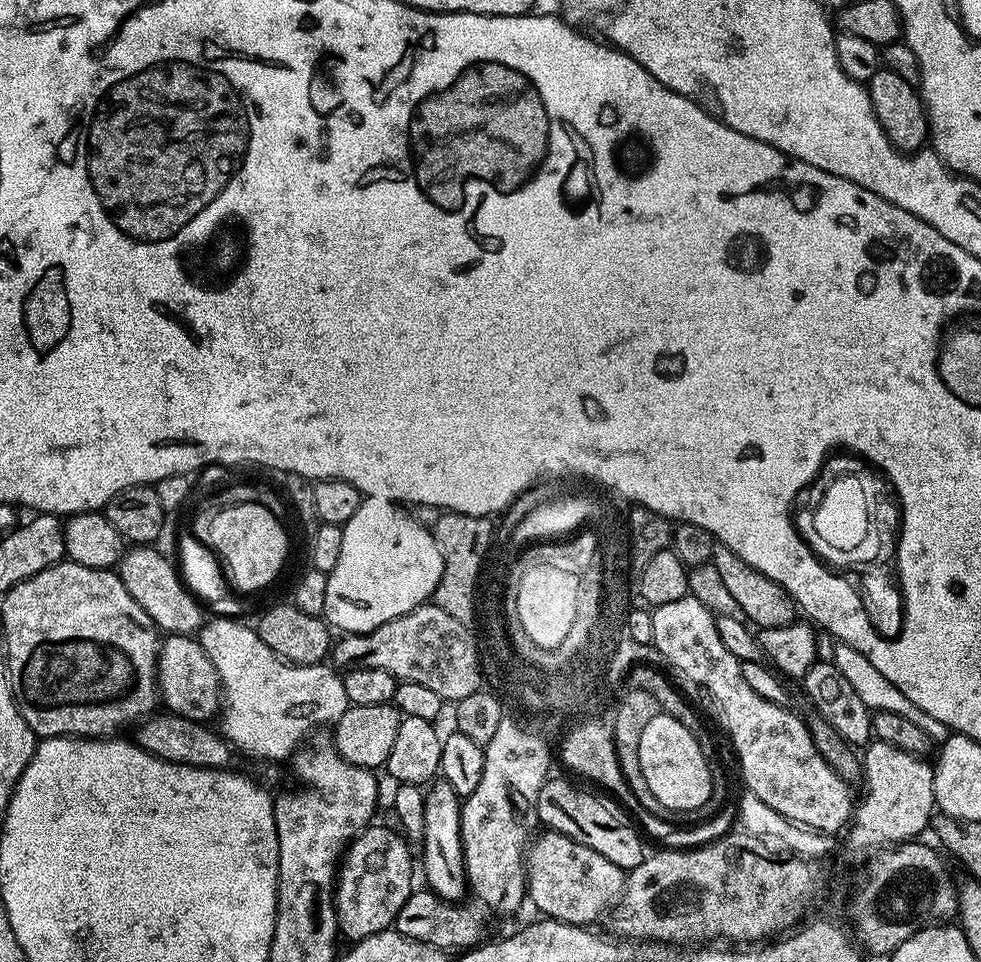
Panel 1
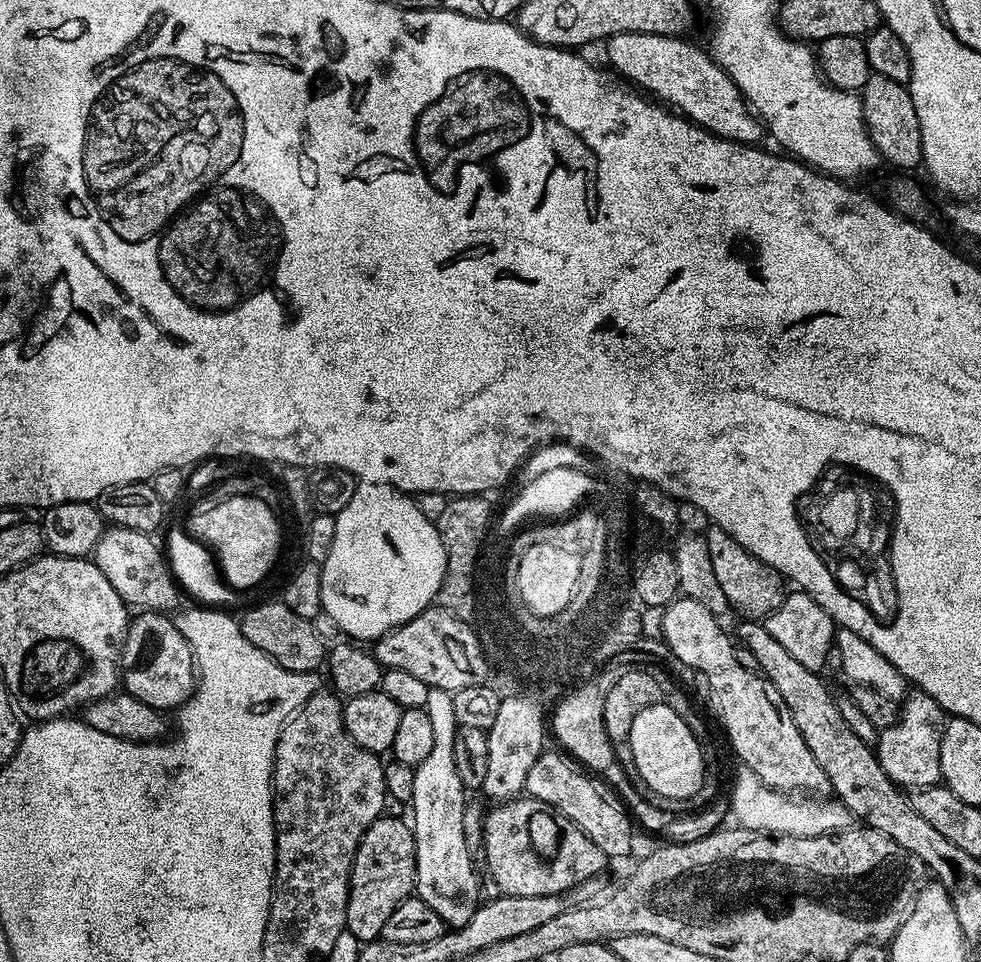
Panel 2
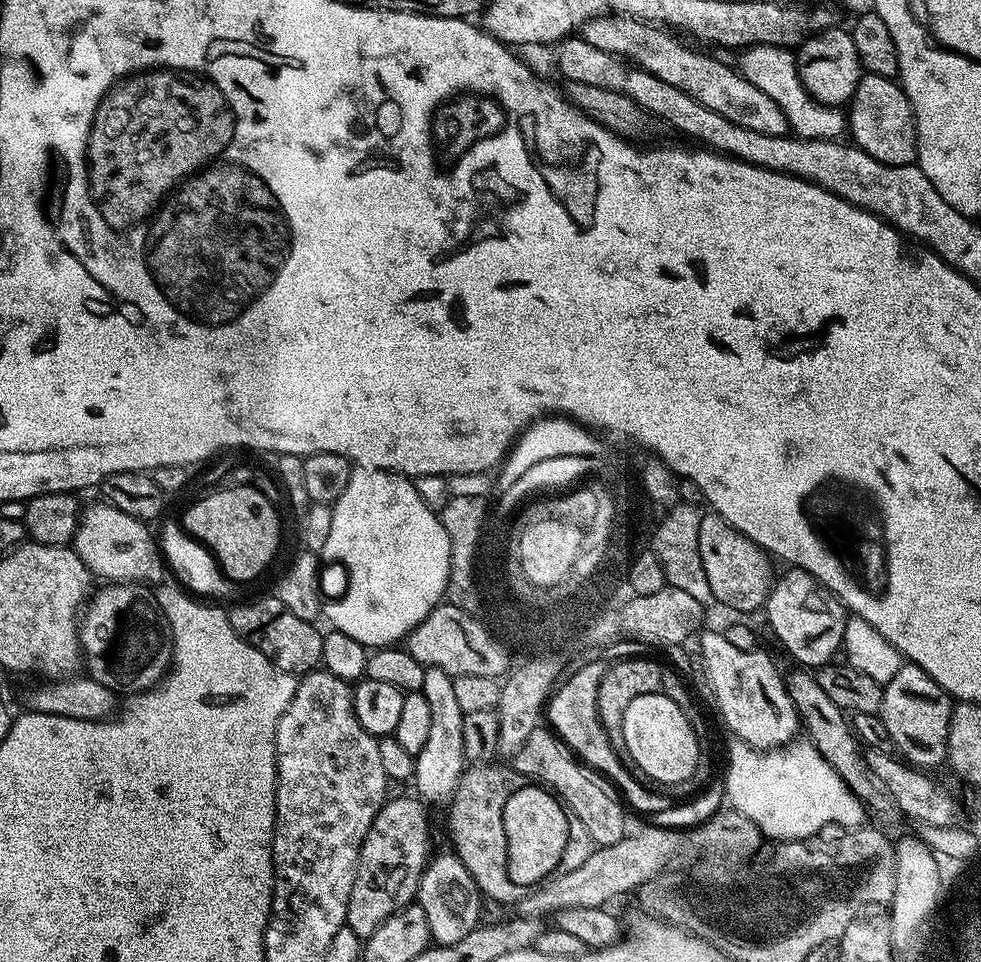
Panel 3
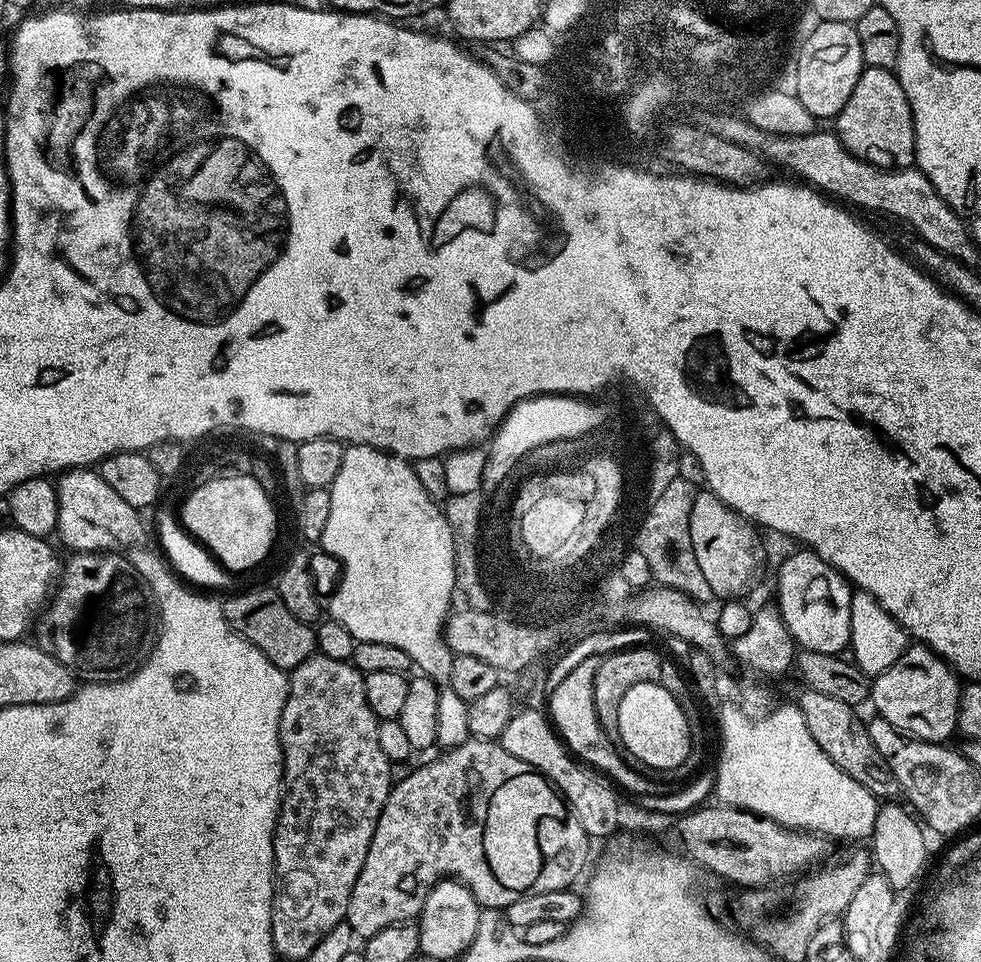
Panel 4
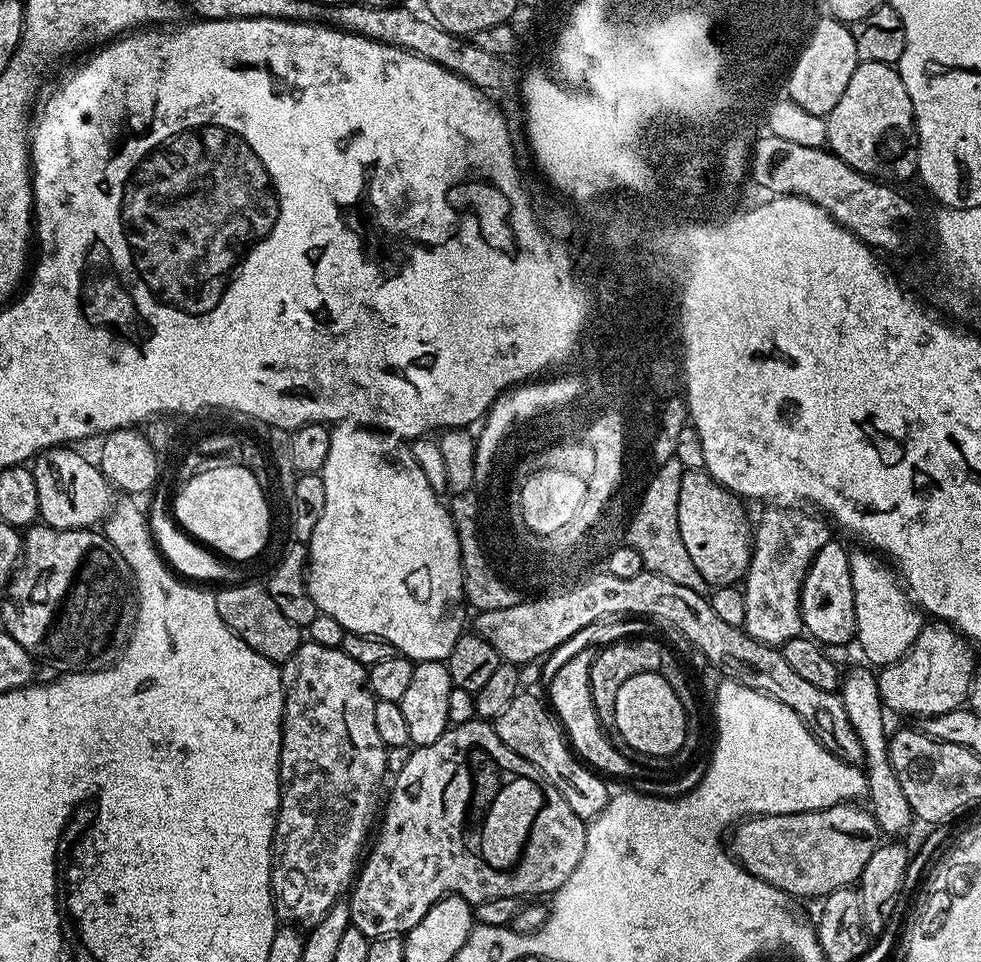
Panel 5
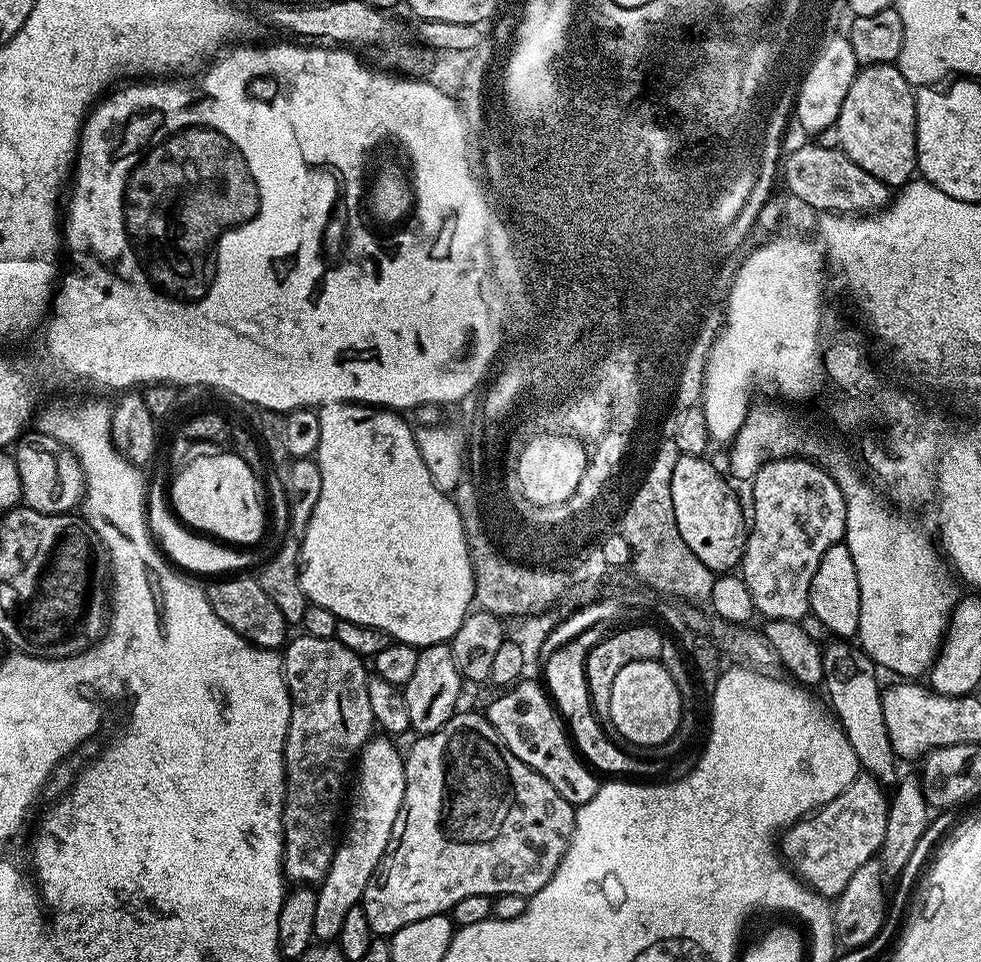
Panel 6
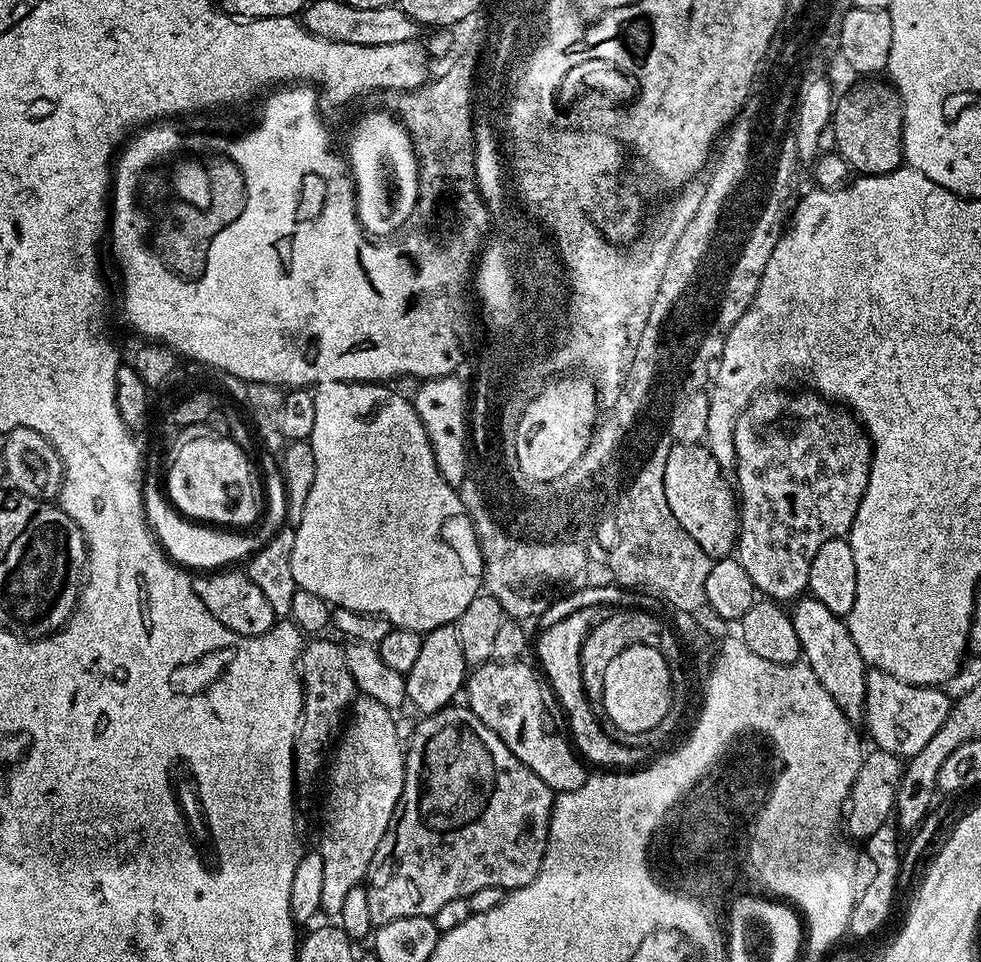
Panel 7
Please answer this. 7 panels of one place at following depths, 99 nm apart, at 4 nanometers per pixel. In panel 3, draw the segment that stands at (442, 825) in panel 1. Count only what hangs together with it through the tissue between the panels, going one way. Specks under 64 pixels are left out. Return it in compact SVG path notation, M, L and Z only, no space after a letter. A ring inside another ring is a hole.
M428 670L424 673L424 687L422 689L426 702L430 702L430 735L426 746L422 746L420 753L416 755L416 774L414 785L416 784L415 795L421 801L429 805L447 805L456 792L456 787L460 785L460 778L466 771L466 761L464 759L464 747L462 746L462 722L464 721L464 711L458 706L454 695L454 682L452 677L445 672ZM447 850L441 856L433 855L420 879L418 902L426 910L426 922L430 922L430 934L437 944L453 944L481 923L480 900L482 893L476 887L470 870L456 857L455 851Z

